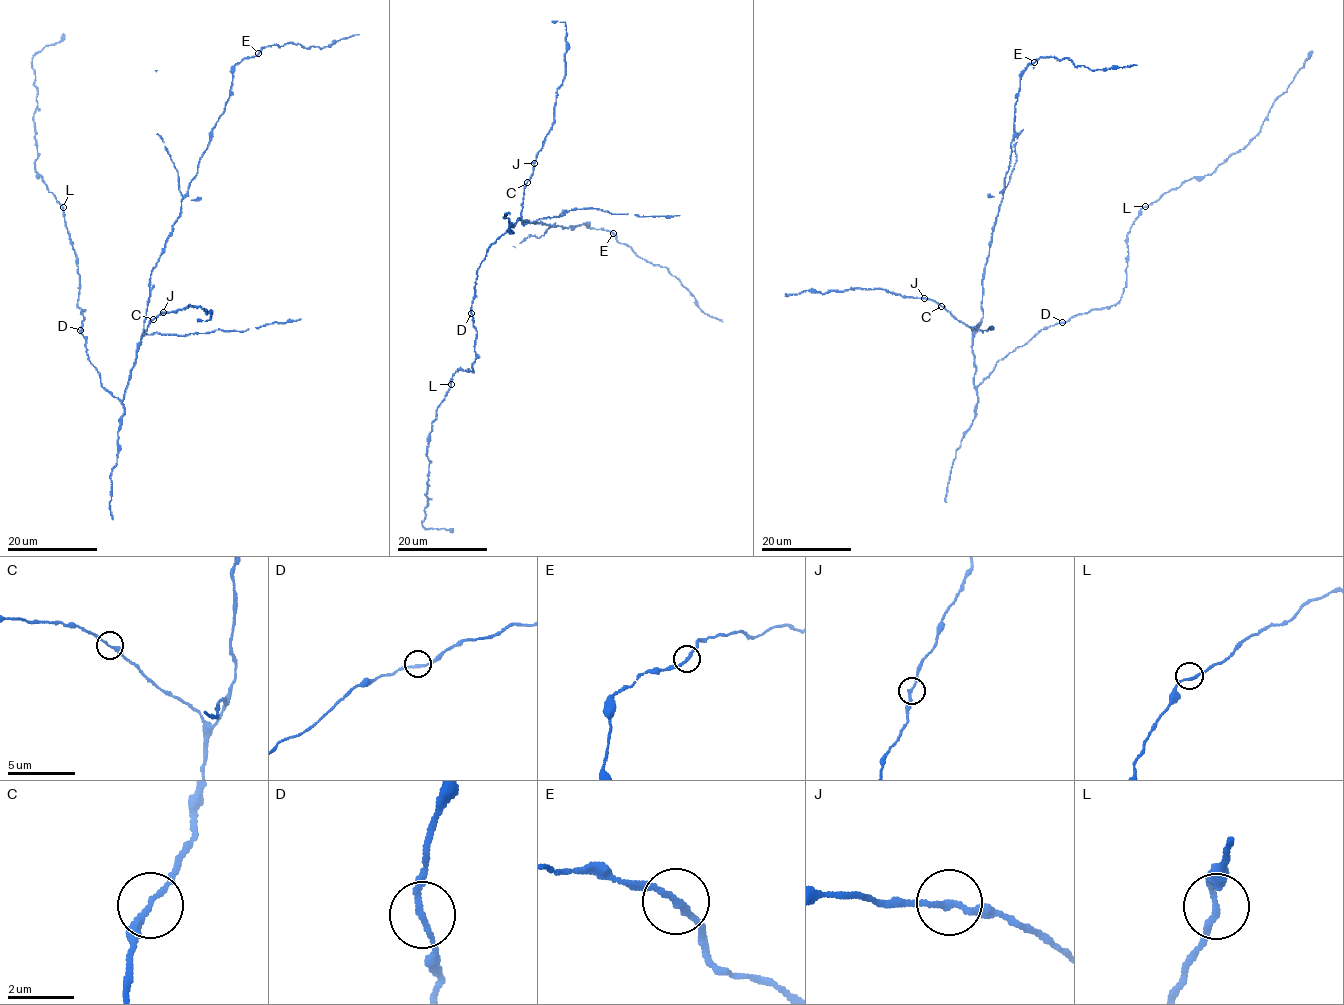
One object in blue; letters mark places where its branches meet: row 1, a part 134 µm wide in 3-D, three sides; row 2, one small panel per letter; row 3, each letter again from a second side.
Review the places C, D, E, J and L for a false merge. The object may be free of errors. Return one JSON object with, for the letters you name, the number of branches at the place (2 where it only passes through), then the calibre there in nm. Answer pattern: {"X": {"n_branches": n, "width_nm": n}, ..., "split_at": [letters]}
{"split_at": []}

